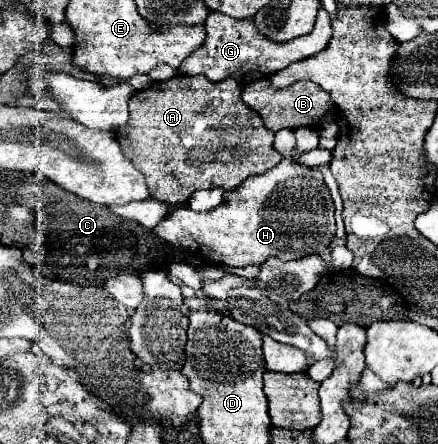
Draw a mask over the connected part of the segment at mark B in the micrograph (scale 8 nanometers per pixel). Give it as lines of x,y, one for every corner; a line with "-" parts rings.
259,79
259,81
249,83
243,89
243,101
251,109
255,109
261,115
265,127
275,133
281,129
297,129
299,125
307,125
311,129
321,129
323,123
335,119
335,111
337,111
331,97
319,85
309,83
309,81
299,81
285,89
273,89
267,79

